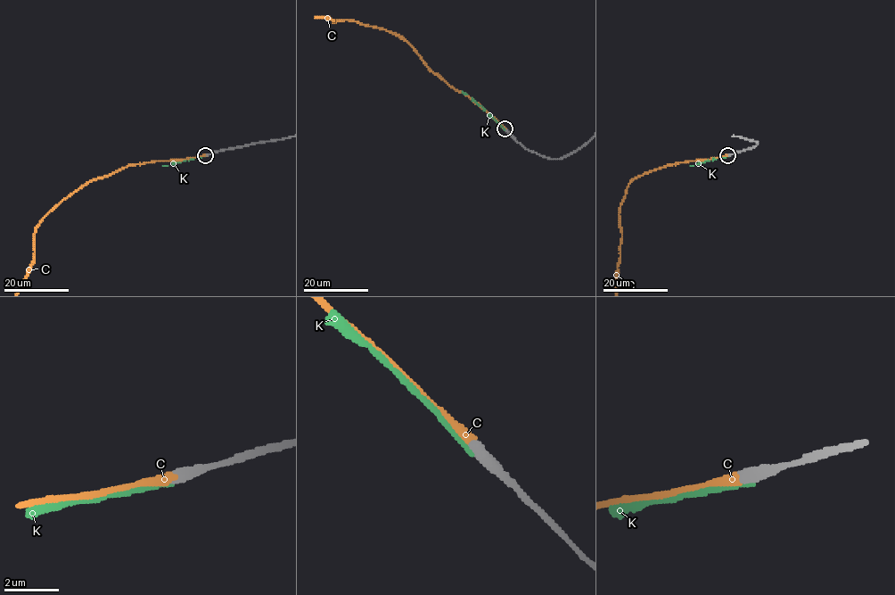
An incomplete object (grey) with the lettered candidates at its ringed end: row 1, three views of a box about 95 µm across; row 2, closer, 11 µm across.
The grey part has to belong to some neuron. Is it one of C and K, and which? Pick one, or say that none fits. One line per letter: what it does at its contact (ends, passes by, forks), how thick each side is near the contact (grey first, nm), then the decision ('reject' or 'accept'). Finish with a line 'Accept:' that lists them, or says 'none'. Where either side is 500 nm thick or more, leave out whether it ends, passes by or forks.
C: it ends there; 440 nm thick on the grey side, 360 nm on the other; accept
K: it ends there; 480 nm thick on the grey side, 180 nm on the other; reject
Accept: C

